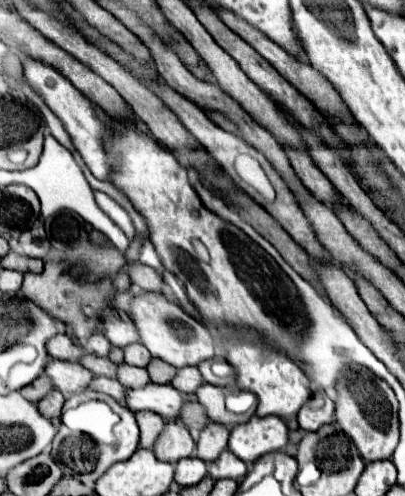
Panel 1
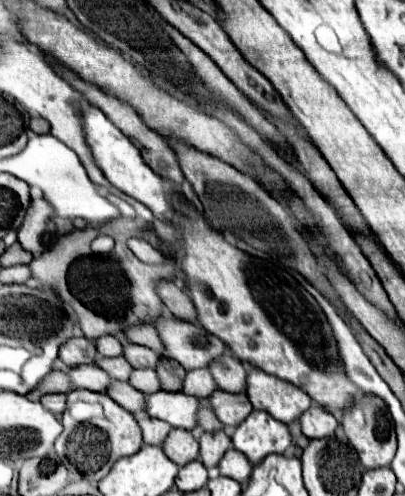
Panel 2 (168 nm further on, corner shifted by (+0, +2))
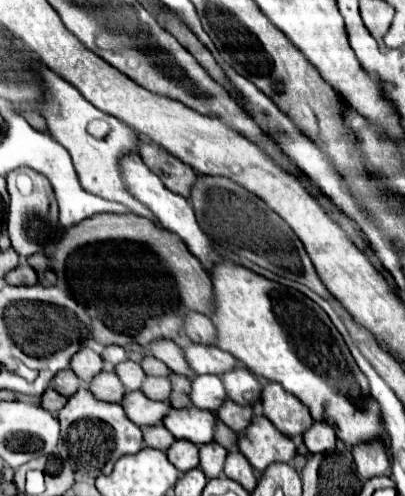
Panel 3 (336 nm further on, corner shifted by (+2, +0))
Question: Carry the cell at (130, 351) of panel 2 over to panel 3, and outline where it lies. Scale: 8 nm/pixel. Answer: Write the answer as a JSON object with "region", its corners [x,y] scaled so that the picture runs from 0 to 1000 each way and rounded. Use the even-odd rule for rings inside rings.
{"region":[[[375,716],[356,720],[356,728],[346,736],[356,740],[360,756],[380,756],[380,760],[415,760],[415,756],[425,756],[425,748],[395,724],[385,724]]]}

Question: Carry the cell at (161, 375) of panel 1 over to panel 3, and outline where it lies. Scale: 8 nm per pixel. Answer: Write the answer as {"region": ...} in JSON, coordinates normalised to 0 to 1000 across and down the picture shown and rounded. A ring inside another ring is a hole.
{"region":[[[420,756],[425,768],[425,796],[420,796],[420,817],[430,825],[454,825],[469,821],[469,768],[449,756]]]}

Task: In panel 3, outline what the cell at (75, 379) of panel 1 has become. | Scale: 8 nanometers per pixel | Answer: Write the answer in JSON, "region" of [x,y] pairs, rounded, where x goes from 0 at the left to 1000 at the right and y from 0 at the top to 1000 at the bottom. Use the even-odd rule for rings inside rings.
{"region":[[[252,748],[247,756],[237,756],[237,764],[227,764],[217,784],[232,788],[242,804],[272,813],[296,813],[311,800],[311,784],[281,748]]]}

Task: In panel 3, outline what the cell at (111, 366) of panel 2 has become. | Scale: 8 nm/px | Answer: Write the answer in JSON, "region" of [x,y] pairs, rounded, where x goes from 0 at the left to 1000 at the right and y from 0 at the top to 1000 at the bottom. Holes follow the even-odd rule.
{"region":[[[306,728],[296,732],[296,740],[281,740],[286,756],[296,756],[296,768],[306,772],[306,780],[316,788],[346,788],[360,752],[351,748],[351,740],[331,728]]]}

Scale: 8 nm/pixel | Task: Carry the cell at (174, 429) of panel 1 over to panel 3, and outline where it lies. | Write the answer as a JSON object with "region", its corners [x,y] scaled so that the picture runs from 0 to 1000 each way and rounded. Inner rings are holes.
{"region":[[[430,889],[425,901],[410,909],[410,917],[449,954],[489,942],[489,901],[474,893]]]}

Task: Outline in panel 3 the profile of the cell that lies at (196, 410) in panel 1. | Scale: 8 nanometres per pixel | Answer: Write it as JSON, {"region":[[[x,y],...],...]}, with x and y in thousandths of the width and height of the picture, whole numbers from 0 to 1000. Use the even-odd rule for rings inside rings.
{"region":[[[538,849],[538,857],[533,857],[533,885],[528,889],[568,909],[568,905],[578,905],[588,897],[588,873],[563,865],[553,853]]]}

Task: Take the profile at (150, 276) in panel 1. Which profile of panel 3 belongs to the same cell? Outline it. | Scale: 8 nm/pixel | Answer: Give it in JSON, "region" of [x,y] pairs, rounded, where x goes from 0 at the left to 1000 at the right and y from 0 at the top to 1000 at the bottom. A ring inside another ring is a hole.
{"region":[[[464,631],[454,643],[454,671],[489,696],[533,696],[533,659],[519,639],[499,631]]]}

